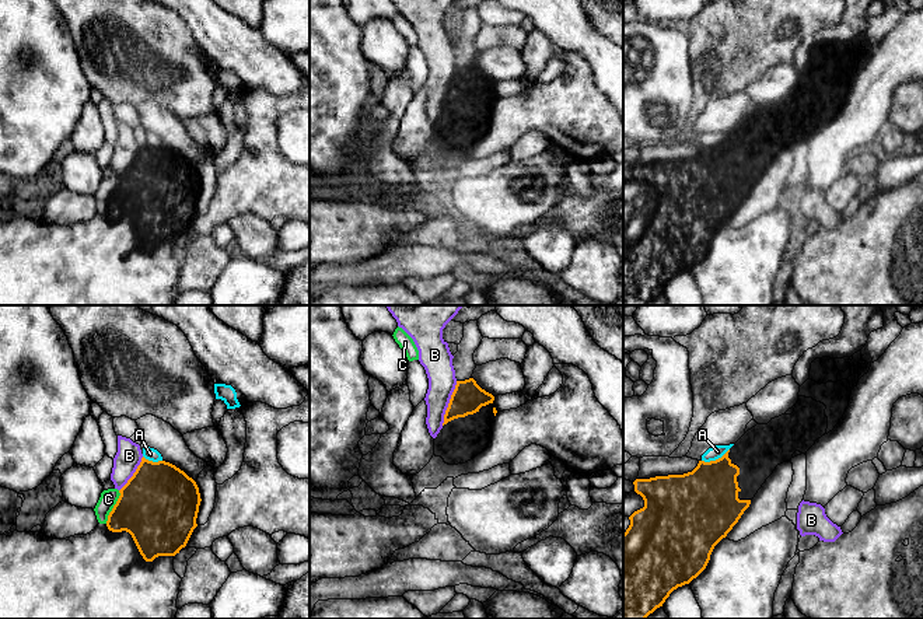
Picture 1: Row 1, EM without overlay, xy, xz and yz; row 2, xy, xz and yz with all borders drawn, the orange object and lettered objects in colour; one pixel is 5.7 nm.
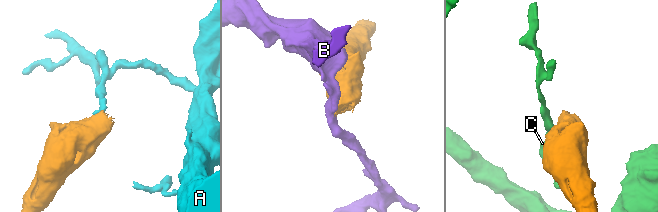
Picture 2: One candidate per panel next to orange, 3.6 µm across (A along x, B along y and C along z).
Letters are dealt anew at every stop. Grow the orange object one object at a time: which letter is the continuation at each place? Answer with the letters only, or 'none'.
none

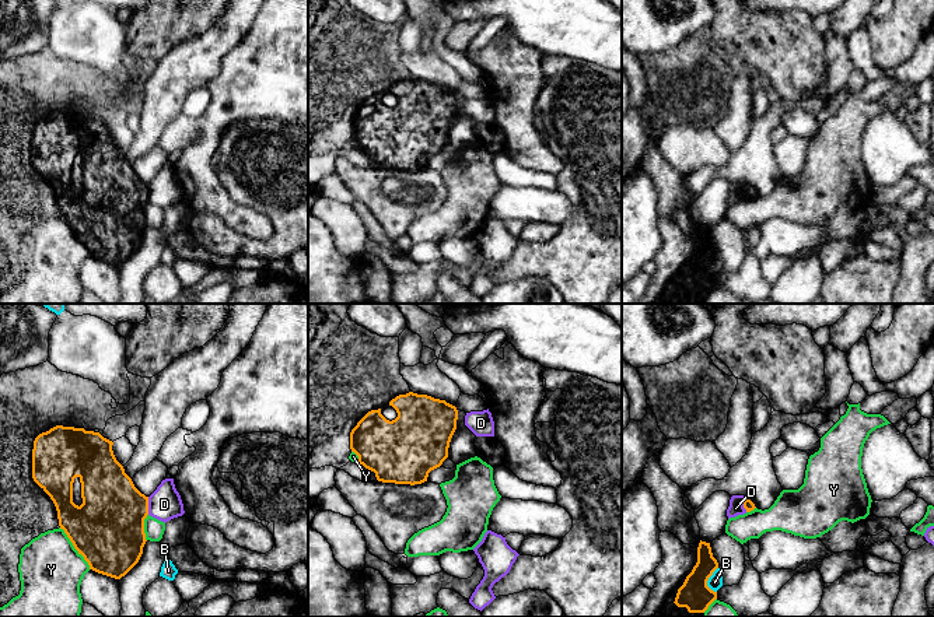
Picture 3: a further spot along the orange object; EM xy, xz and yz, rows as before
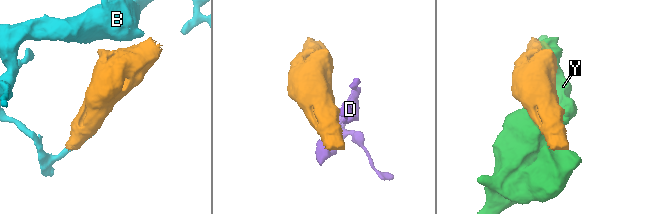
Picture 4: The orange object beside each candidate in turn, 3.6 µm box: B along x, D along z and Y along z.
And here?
none

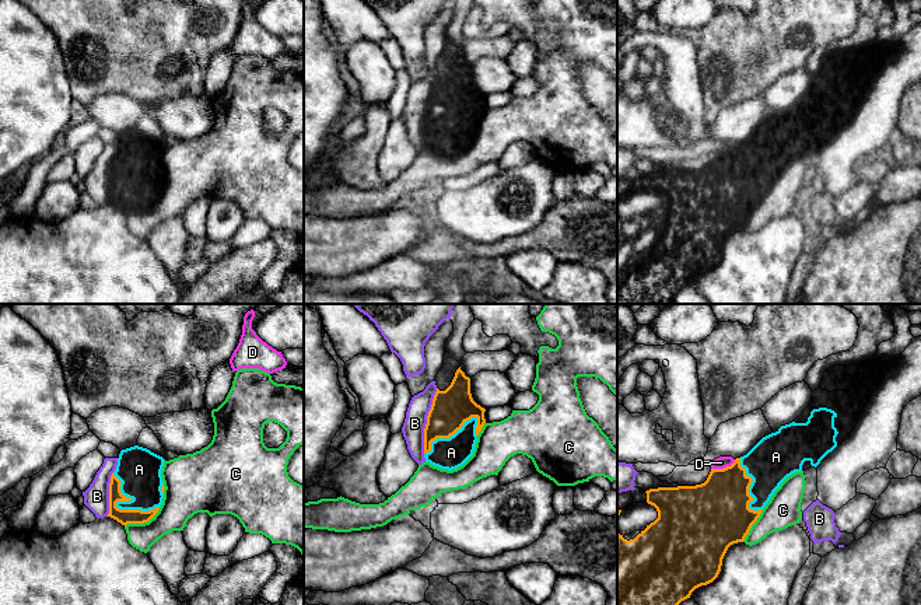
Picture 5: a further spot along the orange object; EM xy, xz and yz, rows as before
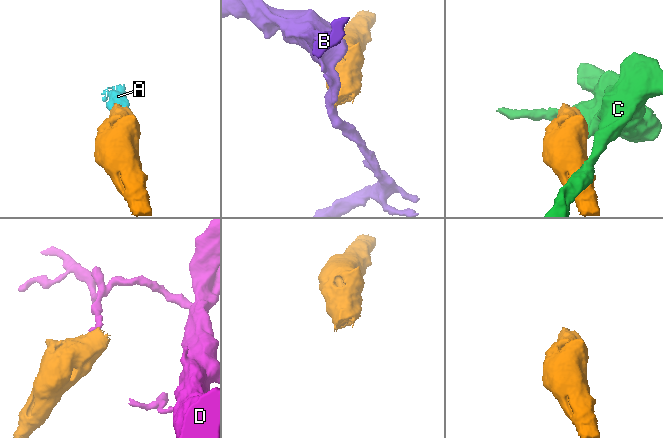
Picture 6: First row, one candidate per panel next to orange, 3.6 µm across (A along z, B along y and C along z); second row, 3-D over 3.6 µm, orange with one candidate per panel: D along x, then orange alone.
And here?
A

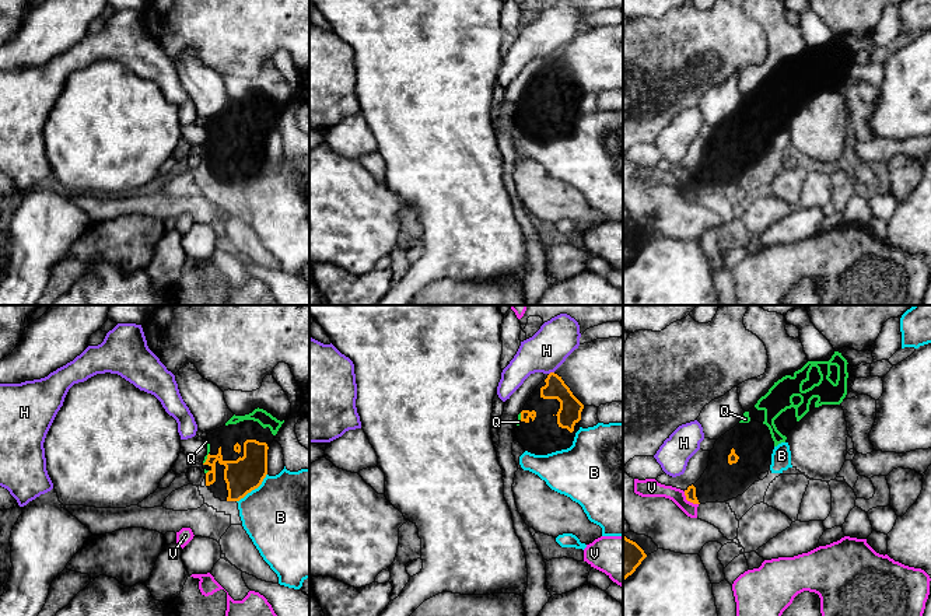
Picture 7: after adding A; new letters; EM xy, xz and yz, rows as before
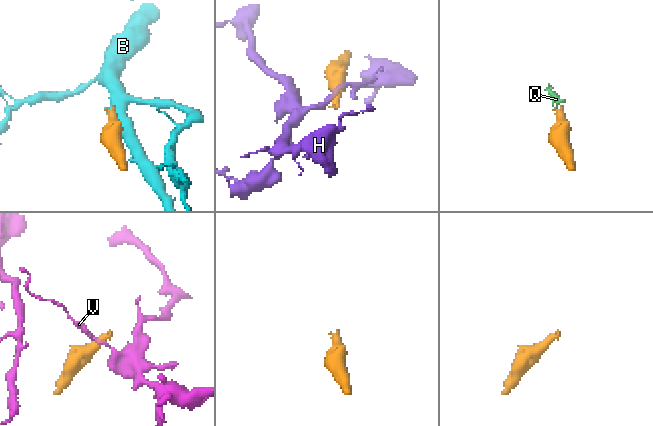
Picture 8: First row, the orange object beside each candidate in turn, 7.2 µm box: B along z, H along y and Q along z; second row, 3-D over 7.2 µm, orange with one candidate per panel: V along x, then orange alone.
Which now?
Q

